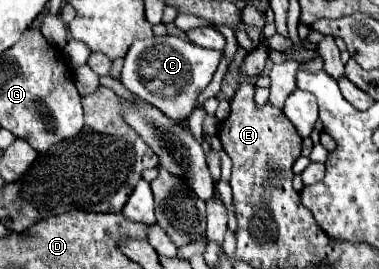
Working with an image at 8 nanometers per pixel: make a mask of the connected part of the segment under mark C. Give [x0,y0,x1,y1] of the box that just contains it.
[120,37,222,121]

